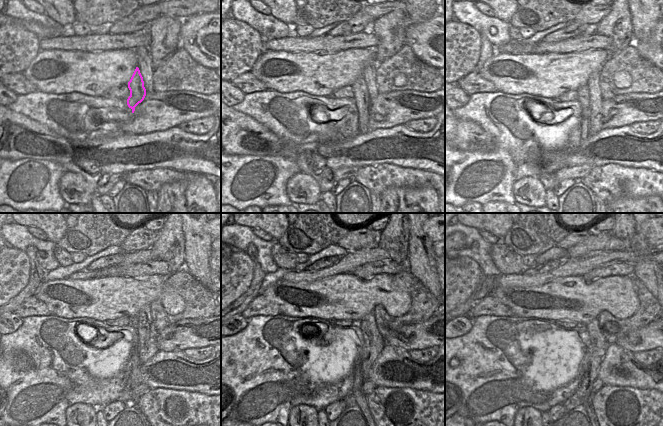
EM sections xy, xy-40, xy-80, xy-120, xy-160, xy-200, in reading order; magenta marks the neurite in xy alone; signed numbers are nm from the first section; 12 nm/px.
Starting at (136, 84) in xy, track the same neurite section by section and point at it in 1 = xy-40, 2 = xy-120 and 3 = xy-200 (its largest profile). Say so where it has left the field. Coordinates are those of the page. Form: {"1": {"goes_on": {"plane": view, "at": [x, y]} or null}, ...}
{"1": {"goes_on": {"plane": "xy-40", "at": [361, 96]}}, "2": {"goes_on": {"plane": "xy-120", "at": [136, 365]}}, "3": {"goes_on": {"plane": "xy-200", "at": [582, 396]}}}

